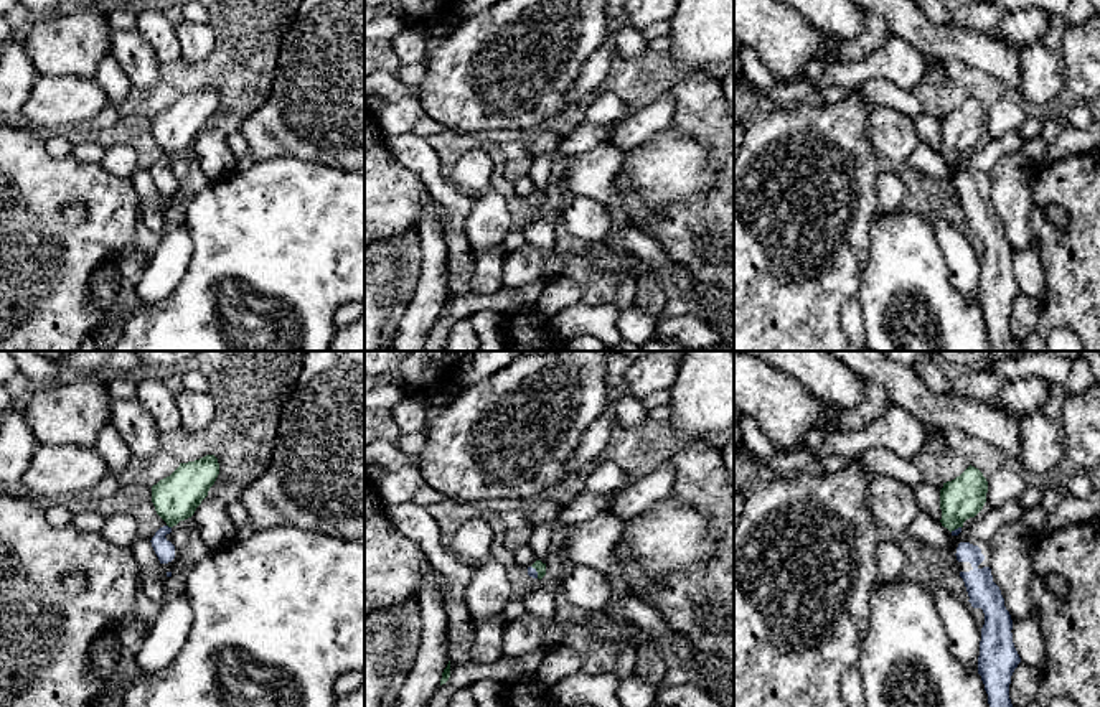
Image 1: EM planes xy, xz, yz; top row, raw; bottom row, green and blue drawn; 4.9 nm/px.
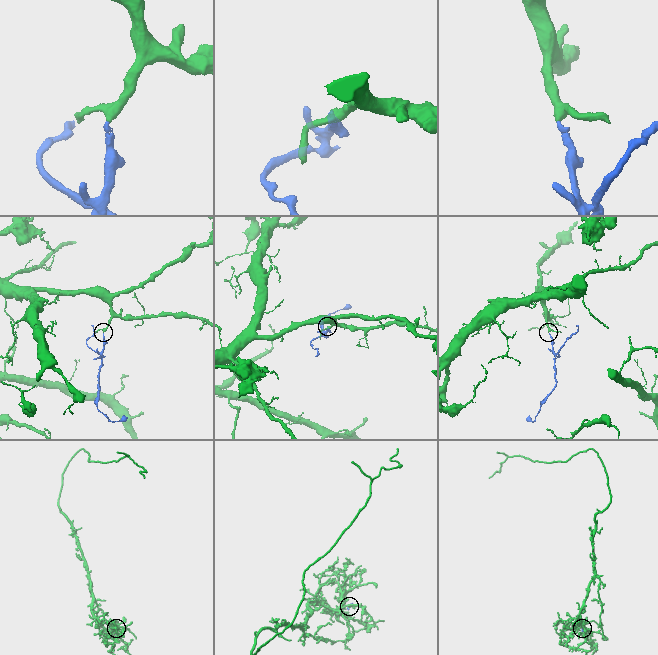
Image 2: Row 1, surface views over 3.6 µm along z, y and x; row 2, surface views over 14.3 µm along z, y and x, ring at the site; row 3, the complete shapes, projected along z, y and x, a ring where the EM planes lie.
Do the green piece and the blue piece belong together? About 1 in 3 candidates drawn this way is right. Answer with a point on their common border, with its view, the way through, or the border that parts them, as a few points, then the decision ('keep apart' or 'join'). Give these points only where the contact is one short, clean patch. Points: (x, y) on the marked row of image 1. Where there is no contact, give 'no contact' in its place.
xy (169, 526) | across xy (175, 498), (169, 526), (162, 533), (165, 551) | join

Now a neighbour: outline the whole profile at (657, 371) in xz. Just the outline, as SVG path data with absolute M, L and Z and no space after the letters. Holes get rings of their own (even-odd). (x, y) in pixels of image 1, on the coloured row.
M653 351L635 359L615 381L627 394L643 399L648 394L668 391L675 384L676 374L678 361L665 351Z

